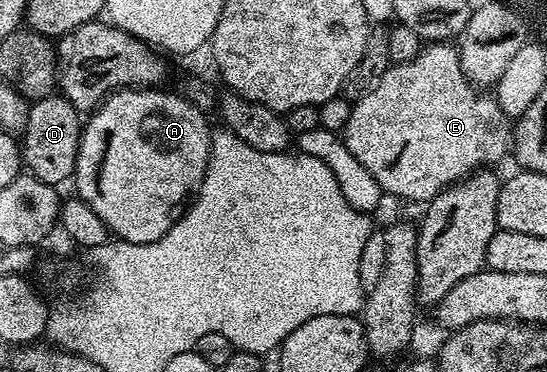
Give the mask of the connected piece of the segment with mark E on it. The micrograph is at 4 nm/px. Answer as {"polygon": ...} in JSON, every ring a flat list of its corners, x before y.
{"polygon":[[428,44,409,62,389,65,388,71,351,103,342,137,346,148,377,180,383,193,427,204,447,186,467,178,477,168,488,168,510,150,510,119,487,89,478,88,462,72,455,45]]}

